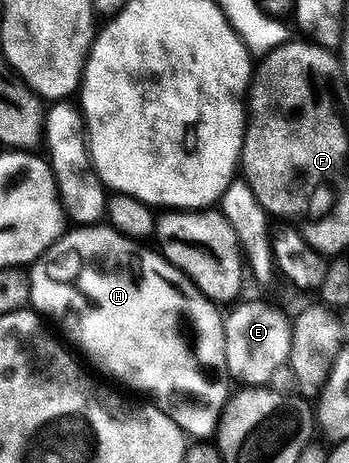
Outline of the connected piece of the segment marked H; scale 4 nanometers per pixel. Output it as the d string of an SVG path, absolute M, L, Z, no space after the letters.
M105 222L70 227L68 231L61 235L60 238L32 264L31 271L29 272L29 277L31 278L31 298L29 299L29 303L32 311L40 314L42 317L48 318L54 325L57 323L58 326L69 335L70 341L68 340L68 343L72 345L86 361L89 359L90 362L94 364L92 367L96 369L98 373L106 372L106 374L110 376L110 378L108 377L110 381L118 380L118 382L113 382L116 382L118 385L126 384L127 387L134 388L137 392L146 392L146 394L149 395L146 397L156 401L159 407L185 431L186 437L196 438L198 441L205 442L216 433L221 411L225 408L225 401L228 400L231 395L231 387L229 388L229 384L231 385L231 377L227 370L227 354L225 353L225 322L223 312L218 305L205 297L170 260L166 260L160 251L154 250L152 247L150 247L151 249L145 247L149 246L142 246L138 241L132 240L130 236L125 236L119 230L109 227L108 223Z

